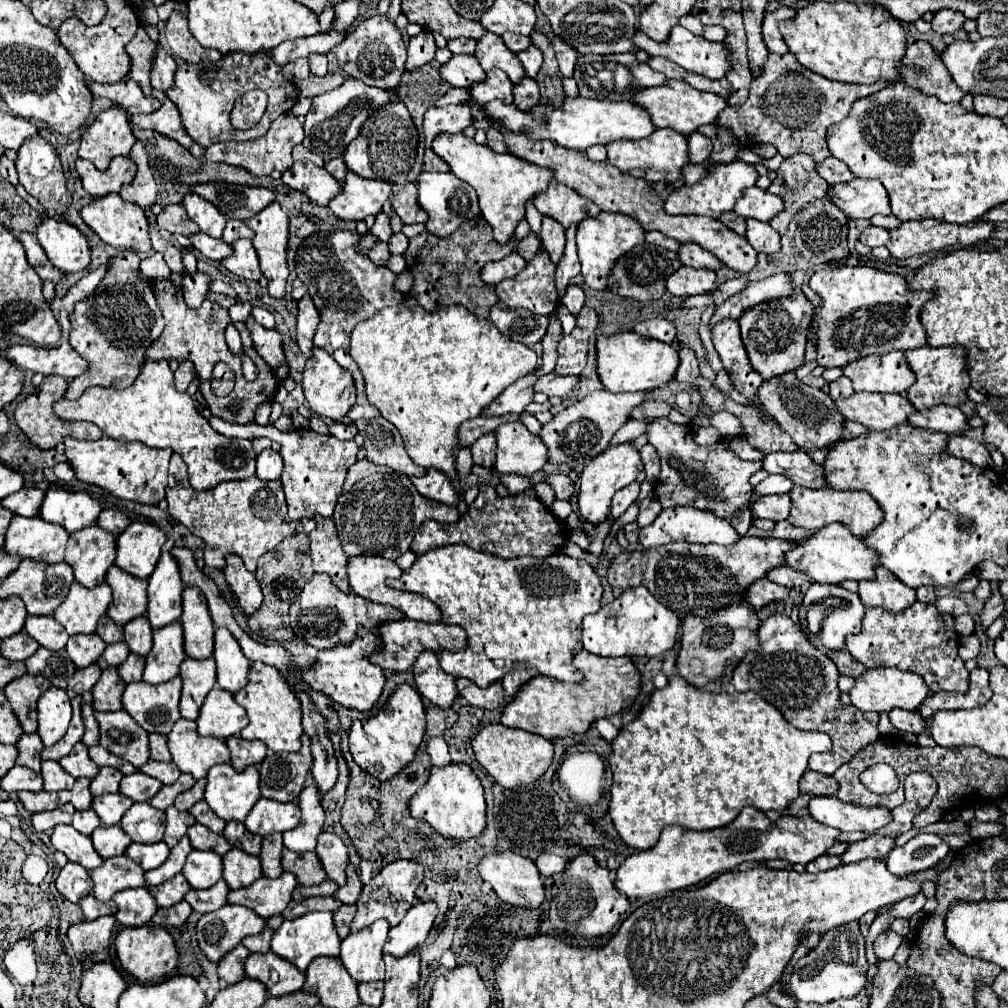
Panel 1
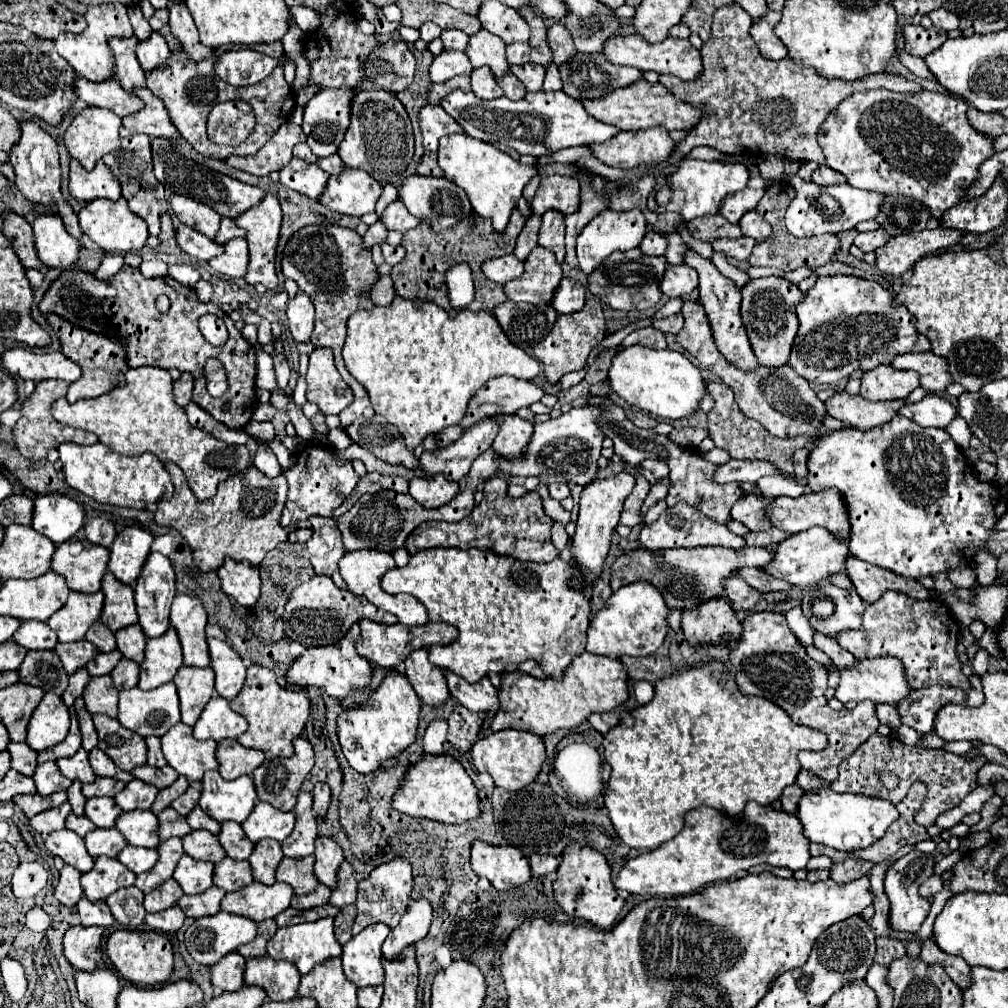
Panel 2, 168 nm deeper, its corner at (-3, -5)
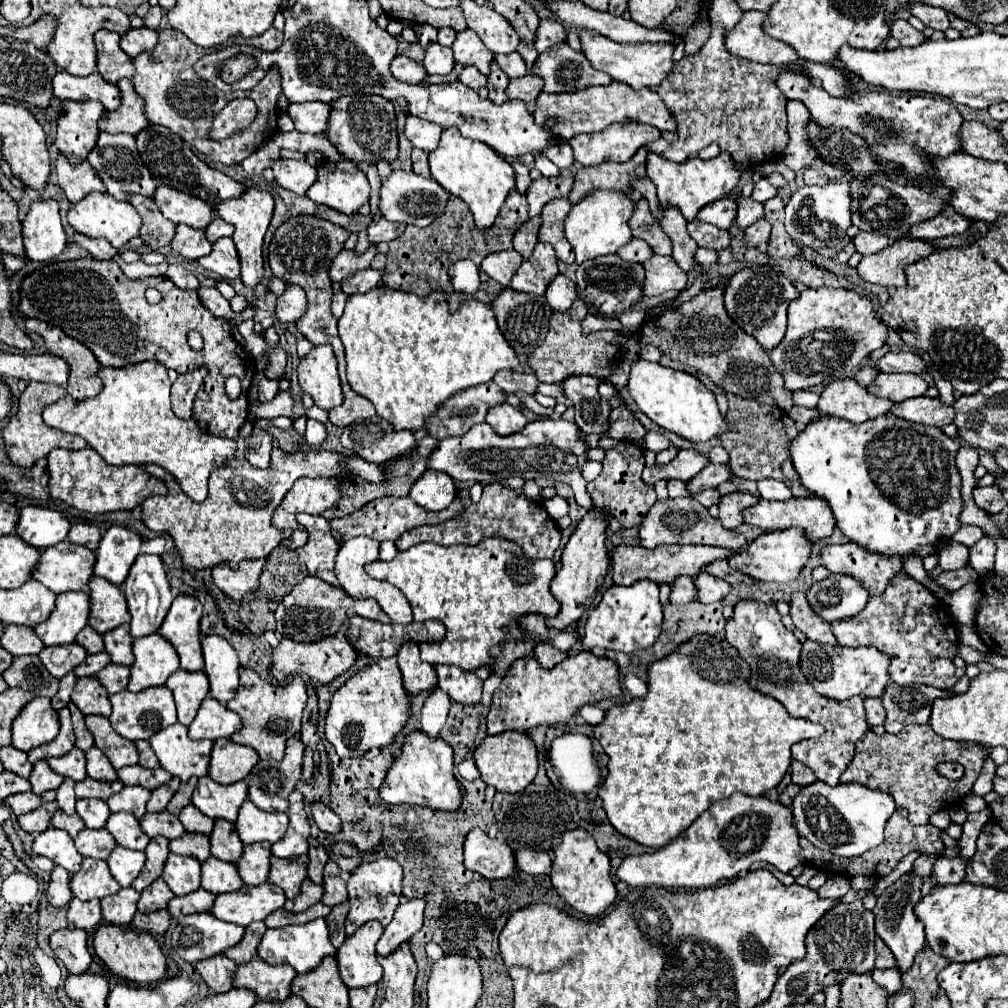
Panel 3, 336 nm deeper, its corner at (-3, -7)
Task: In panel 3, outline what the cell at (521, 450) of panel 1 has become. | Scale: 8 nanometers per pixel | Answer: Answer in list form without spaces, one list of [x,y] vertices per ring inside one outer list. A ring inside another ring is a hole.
[[[511,404],[491,408],[487,414],[487,422],[499,436],[521,432],[527,426],[527,418],[519,410],[515,410]]]

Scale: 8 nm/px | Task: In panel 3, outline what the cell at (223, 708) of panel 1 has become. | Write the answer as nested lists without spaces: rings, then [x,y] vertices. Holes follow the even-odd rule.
[[[209,696],[201,702],[201,708],[189,726],[189,736],[193,740],[229,738],[239,732],[241,726],[243,724],[235,712],[231,712],[227,706]]]

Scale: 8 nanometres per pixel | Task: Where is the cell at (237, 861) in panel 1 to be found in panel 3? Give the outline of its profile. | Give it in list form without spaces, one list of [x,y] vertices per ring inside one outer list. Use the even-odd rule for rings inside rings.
[[[215,856],[205,860],[201,864],[201,888],[213,892],[213,894],[223,894],[223,892],[237,892],[243,886],[243,880],[231,862],[223,862]]]

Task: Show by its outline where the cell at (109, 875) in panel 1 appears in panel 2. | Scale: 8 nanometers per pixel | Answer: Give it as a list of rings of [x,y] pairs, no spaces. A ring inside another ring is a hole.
[[[97,856],[93,870],[81,874],[81,888],[87,900],[97,902],[97,900],[105,900],[109,894],[117,892],[119,888],[133,886],[135,878],[137,876],[129,868],[121,866],[119,860]]]

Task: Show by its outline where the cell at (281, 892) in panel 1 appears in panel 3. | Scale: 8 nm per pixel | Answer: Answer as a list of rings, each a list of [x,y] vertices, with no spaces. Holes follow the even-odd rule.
[[[271,882],[261,886],[243,886],[239,892],[219,894],[211,914],[225,922],[249,926],[251,922],[265,920],[271,912],[283,908],[285,900],[285,892]]]

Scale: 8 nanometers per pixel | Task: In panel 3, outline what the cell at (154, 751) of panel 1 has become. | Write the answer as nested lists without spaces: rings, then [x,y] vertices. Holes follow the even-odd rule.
[[[135,740],[135,746],[139,750],[139,766],[143,766],[143,768],[159,768],[161,766],[149,740]]]

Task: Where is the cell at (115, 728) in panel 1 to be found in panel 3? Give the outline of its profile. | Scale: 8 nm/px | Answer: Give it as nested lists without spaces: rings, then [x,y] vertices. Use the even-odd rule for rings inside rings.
[[[85,716],[85,722],[95,738],[95,746],[105,752],[105,756],[111,760],[115,770],[119,770],[123,766],[133,766],[139,762],[139,752],[137,752],[135,744],[129,740],[123,740],[123,736],[111,728],[109,718]]]

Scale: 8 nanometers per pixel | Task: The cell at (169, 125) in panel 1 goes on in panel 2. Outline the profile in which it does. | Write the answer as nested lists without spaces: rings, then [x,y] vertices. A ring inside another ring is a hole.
[[[141,88],[135,90],[135,94],[143,100],[143,108],[137,114],[129,114],[123,118],[121,136],[133,136],[133,134],[147,134],[151,138],[163,136],[163,138],[179,138],[179,132],[175,130],[173,122],[169,120],[169,114],[163,106],[163,102],[151,94],[151,90]]]

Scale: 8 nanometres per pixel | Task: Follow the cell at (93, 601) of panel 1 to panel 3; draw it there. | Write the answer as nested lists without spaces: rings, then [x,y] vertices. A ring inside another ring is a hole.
[[[65,592],[57,598],[57,606],[49,620],[35,626],[45,646],[61,646],[75,642],[77,634],[89,622],[89,596],[83,592]]]

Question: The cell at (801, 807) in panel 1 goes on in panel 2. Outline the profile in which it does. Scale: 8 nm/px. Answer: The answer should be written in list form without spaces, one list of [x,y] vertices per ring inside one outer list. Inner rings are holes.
[[[797,784],[787,786],[787,788],[783,790],[783,794],[781,794],[781,808],[783,808],[785,812],[789,812],[789,814],[795,814],[795,812],[797,812],[797,802],[799,802],[801,794],[803,794],[803,790],[801,790]]]

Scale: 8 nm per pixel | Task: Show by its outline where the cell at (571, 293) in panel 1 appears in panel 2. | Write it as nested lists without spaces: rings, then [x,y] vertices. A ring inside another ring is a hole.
[[[563,278],[559,288],[553,294],[553,302],[551,304],[557,310],[557,314],[579,312],[583,308],[583,304],[585,304],[585,288],[577,280]]]

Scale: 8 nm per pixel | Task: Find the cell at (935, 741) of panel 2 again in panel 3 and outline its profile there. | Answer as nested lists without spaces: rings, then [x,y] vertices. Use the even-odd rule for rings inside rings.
[[[987,756],[985,758],[985,764],[983,764],[983,770],[981,770],[981,774],[979,774],[979,778],[977,778],[977,782],[975,782],[975,786],[973,786],[973,794],[977,794],[977,796],[984,797],[985,794],[989,794],[991,790],[993,790],[993,776],[995,776],[995,762]]]

